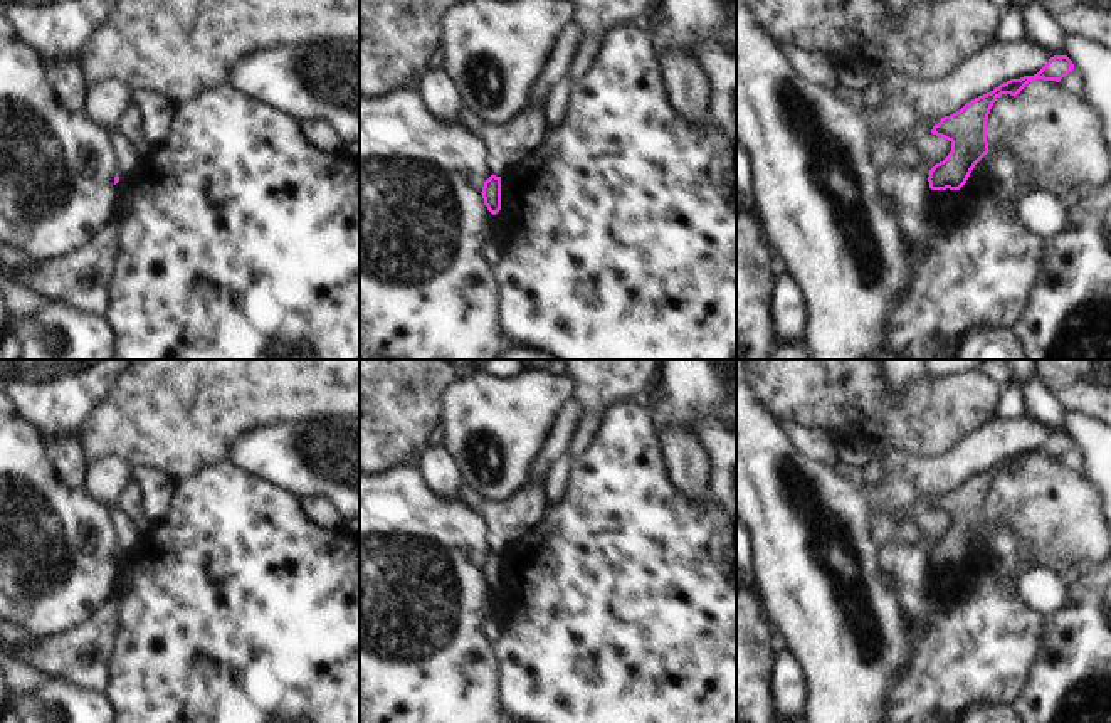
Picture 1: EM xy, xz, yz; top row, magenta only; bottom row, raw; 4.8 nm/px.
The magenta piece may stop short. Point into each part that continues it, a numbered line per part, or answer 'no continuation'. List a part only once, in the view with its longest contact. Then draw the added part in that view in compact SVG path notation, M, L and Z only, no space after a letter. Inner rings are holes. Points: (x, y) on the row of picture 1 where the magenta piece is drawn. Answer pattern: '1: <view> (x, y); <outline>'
no continuation

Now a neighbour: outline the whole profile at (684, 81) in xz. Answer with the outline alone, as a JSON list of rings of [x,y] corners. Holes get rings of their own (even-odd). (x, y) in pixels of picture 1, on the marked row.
[[[689,55],[654,57],[671,109],[704,131],[709,124],[709,89],[704,69]]]

